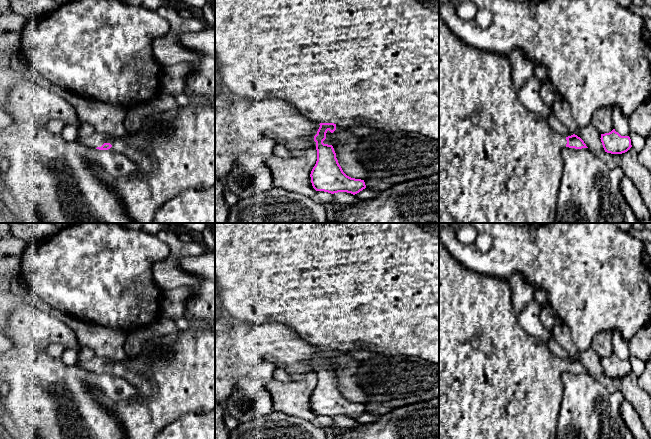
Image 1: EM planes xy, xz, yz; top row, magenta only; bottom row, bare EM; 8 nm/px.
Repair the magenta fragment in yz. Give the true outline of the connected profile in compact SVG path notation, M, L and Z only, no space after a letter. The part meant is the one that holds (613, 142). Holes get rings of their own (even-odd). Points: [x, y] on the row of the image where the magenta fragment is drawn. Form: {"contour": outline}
{"contour": "M613 129L609 133L601 134L601 142L605 152L611 154L622 154L627 152L631 147L629 136L621 136Z"}

